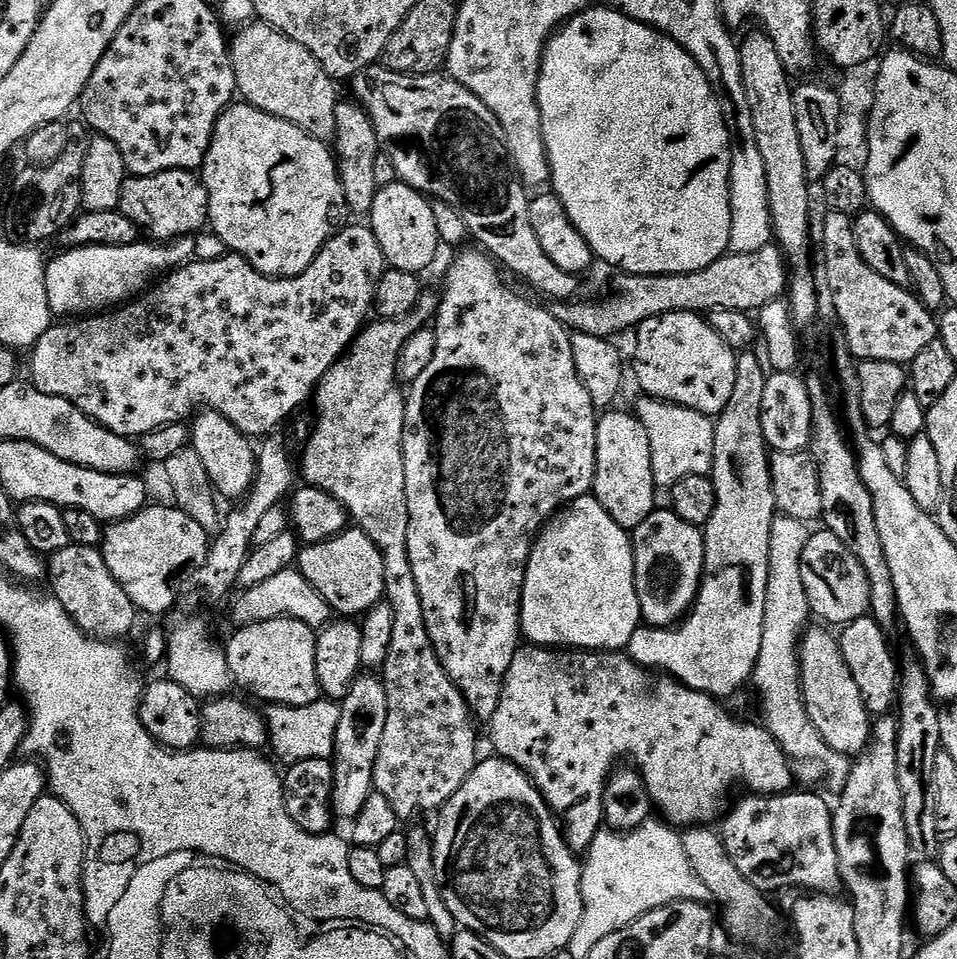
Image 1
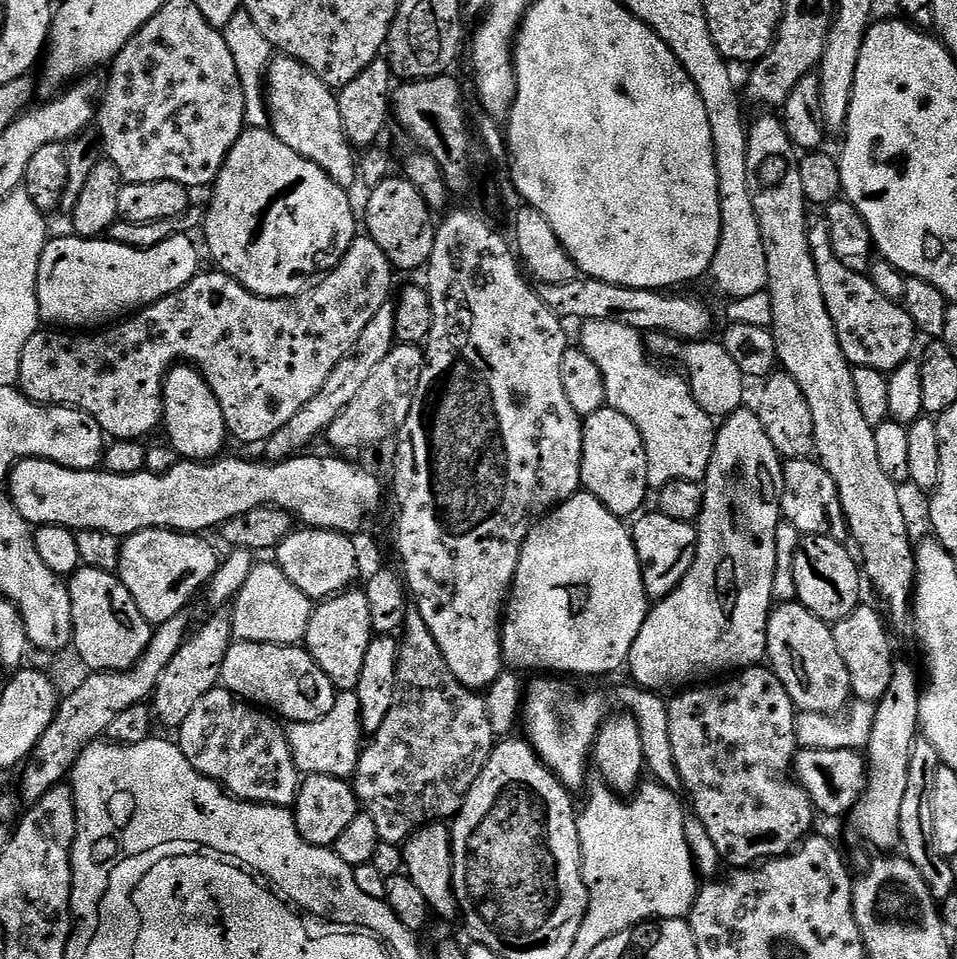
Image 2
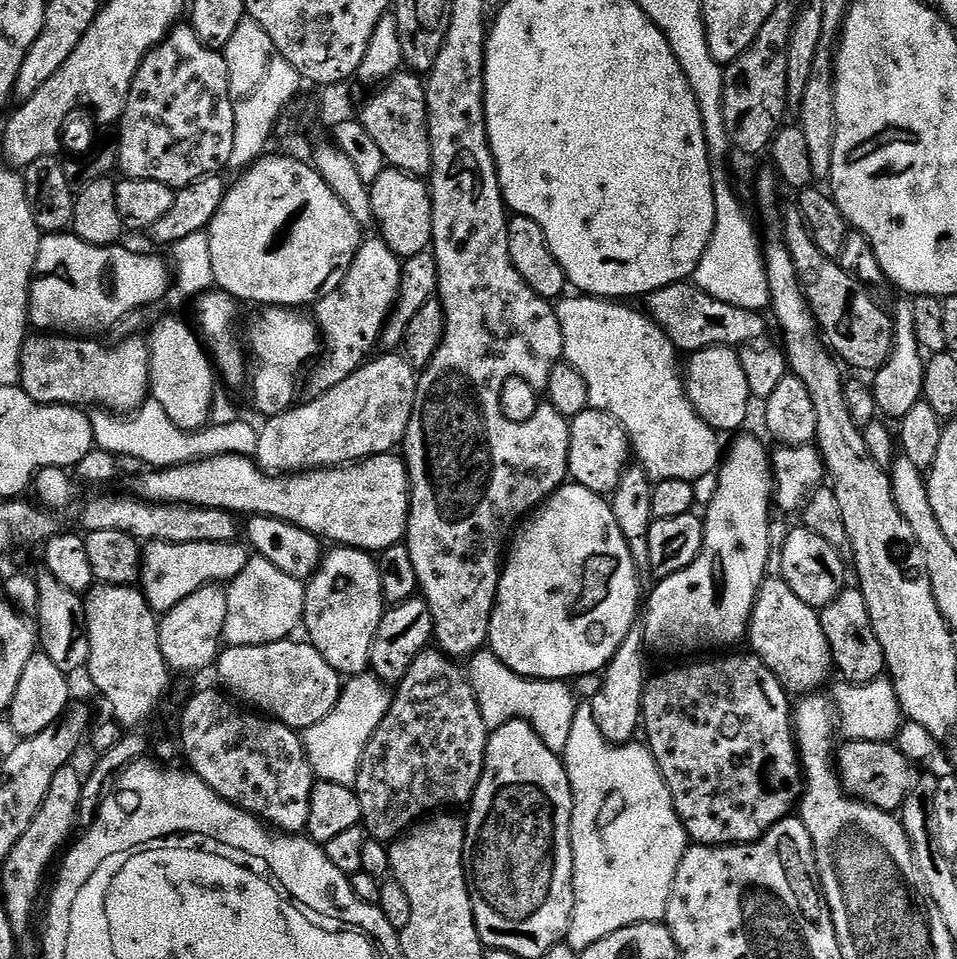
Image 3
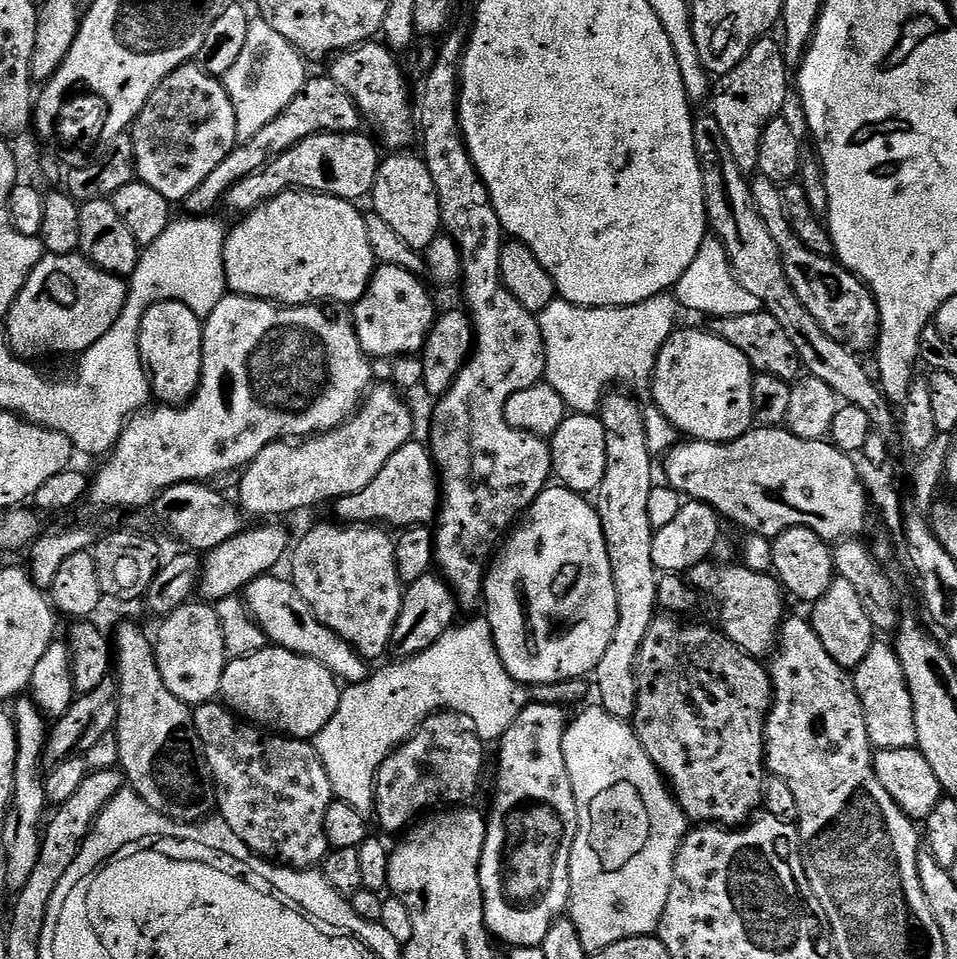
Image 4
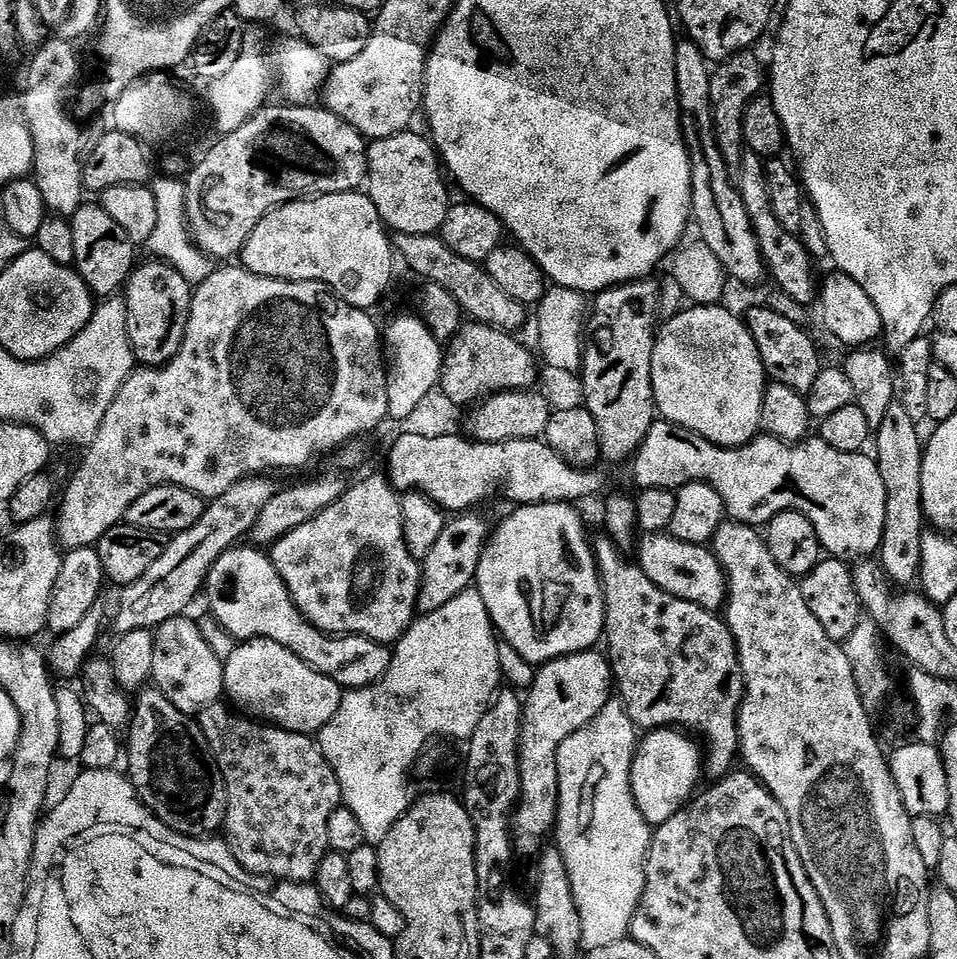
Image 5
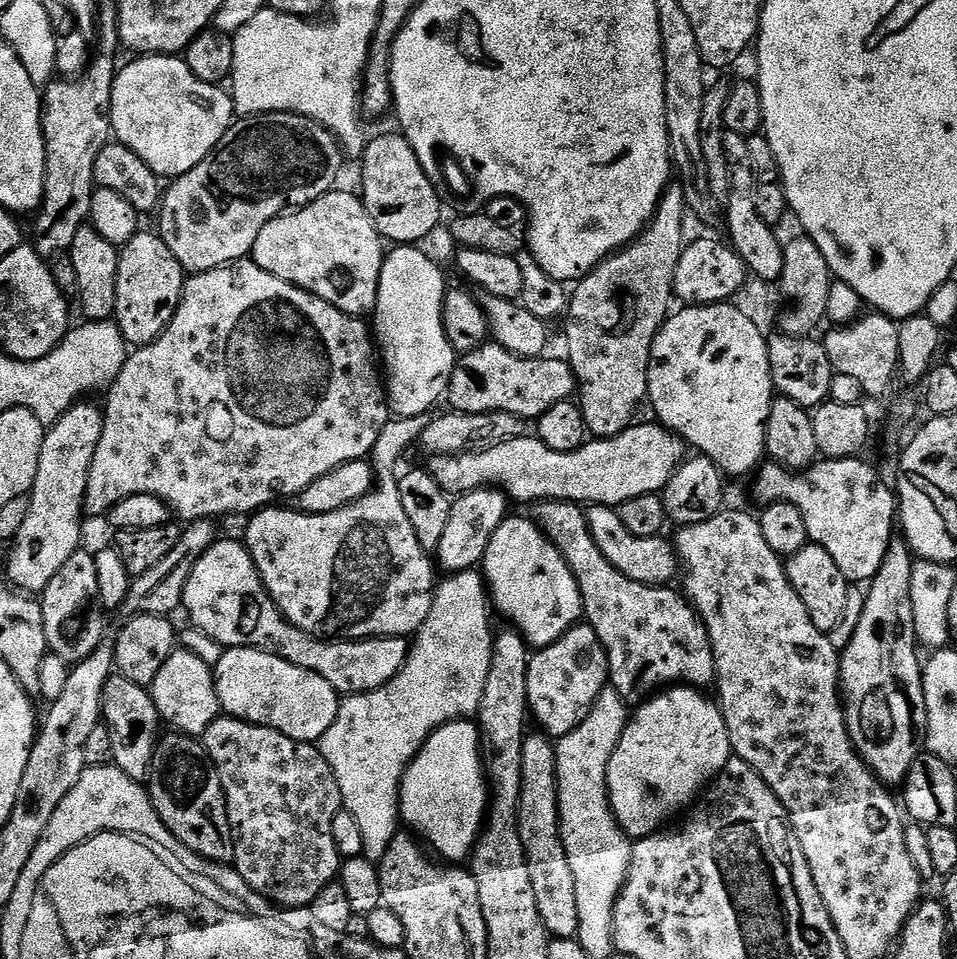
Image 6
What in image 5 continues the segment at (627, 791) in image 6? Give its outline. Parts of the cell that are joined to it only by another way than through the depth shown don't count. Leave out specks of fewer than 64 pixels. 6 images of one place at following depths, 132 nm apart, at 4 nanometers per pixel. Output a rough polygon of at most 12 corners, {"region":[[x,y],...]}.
{"region":[[675,728],[637,743],[632,793],[659,826],[693,799],[702,756]]}

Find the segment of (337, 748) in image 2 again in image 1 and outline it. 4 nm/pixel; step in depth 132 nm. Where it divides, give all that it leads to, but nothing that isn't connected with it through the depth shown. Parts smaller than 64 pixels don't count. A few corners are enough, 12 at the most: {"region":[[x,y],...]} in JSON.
{"region":[[337,701],[269,704],[271,755],[281,765],[333,759]]}

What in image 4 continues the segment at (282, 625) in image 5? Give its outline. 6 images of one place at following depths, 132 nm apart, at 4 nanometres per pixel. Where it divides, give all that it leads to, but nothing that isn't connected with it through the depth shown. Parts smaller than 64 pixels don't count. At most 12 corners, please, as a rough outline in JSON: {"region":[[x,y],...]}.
{"region":[[263,574],[246,608],[273,645],[314,658],[341,681],[365,657],[323,624],[291,579]]}

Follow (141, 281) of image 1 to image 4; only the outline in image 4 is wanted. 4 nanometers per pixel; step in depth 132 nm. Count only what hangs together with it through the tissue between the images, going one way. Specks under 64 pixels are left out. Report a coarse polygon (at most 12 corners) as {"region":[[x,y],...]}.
{"region":[[46,254],[8,307],[21,358],[82,354],[128,285],[80,254]]}

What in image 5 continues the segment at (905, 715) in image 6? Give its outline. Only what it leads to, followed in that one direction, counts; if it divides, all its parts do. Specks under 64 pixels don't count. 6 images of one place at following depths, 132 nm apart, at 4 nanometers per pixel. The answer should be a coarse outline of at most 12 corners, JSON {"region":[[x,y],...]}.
{"region":[[901,402],[874,429],[886,485],[878,563],[915,585],[926,521],[924,444]]}

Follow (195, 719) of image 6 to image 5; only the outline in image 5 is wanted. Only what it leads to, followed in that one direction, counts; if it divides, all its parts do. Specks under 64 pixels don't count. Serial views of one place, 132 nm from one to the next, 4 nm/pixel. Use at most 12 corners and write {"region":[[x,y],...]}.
{"region":[[195,619],[155,629],[151,683],[189,718],[221,703],[224,661]]}

